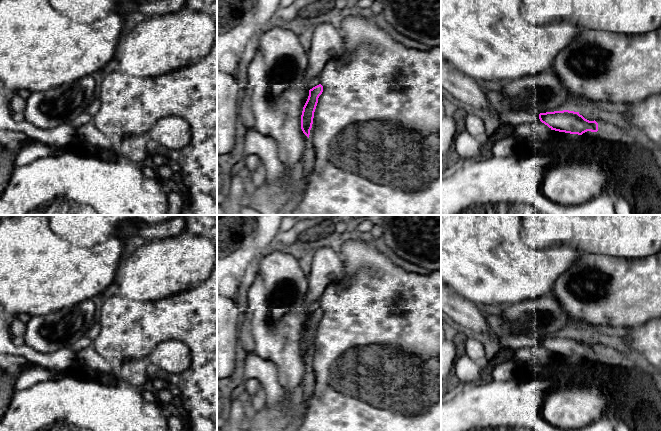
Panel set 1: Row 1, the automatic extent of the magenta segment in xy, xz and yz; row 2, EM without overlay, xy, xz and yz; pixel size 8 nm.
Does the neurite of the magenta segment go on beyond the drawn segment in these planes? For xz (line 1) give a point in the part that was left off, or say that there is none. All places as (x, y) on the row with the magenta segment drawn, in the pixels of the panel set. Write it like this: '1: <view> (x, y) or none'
1: xz (316, 81)

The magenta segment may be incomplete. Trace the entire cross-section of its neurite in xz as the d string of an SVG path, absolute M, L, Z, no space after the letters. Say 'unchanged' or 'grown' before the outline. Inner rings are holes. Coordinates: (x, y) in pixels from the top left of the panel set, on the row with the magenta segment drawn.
grown | M318 75L308 87L309 96L303 107L301 115L301 129L309 138L310 130L313 124L314 112L318 103L318 98L323 92L323 86L320 84L320 75Z

